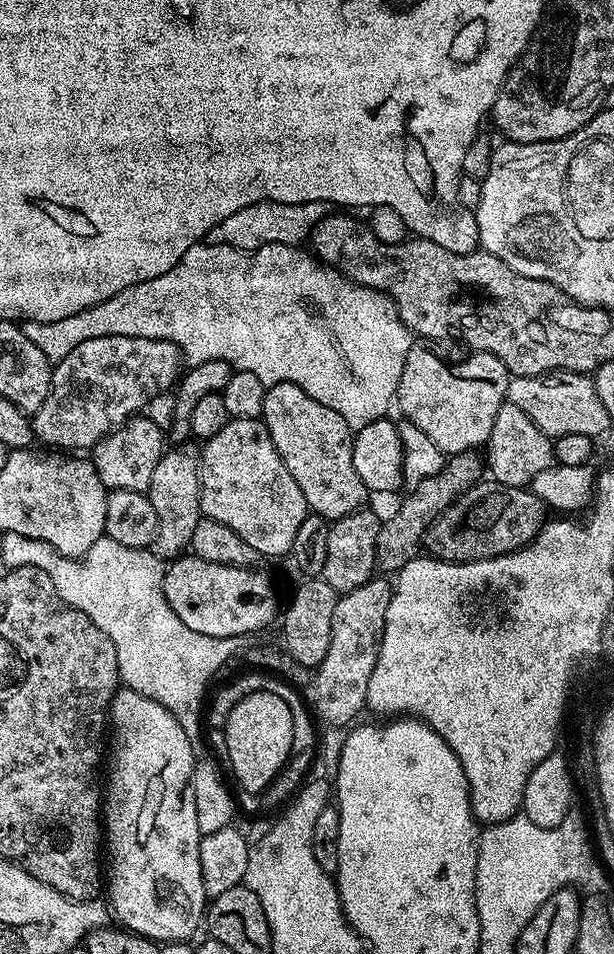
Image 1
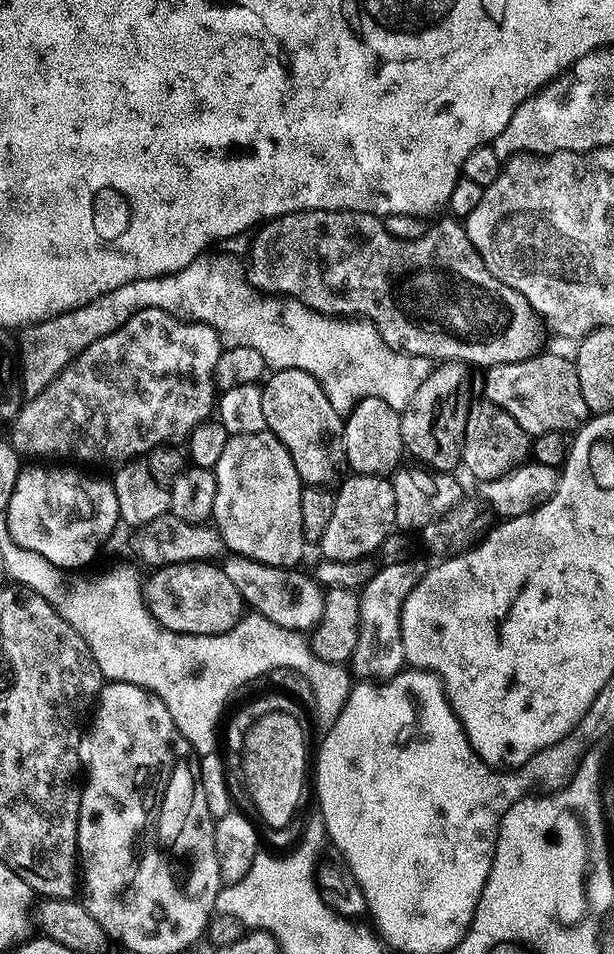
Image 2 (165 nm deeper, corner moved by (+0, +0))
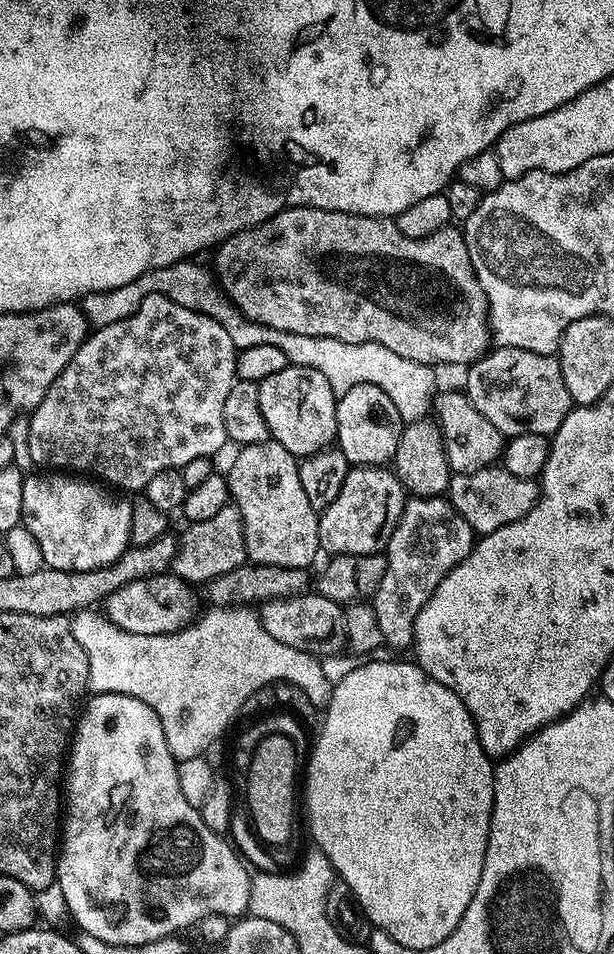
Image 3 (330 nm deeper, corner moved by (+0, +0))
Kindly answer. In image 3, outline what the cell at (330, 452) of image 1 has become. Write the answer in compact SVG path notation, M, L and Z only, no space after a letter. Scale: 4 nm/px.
M289 364L261 380L258 390L258 406L262 406L262 418L266 418L268 435L277 440L290 455L303 458L333 447L336 438L337 393L319 370L310 366Z

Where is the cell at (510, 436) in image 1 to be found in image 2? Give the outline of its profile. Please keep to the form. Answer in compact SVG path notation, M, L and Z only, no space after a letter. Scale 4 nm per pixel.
M487 402L479 403L468 414L464 431L463 467L477 483L500 480L515 468L519 468L531 455L532 438L518 426L518 422L506 411Z

